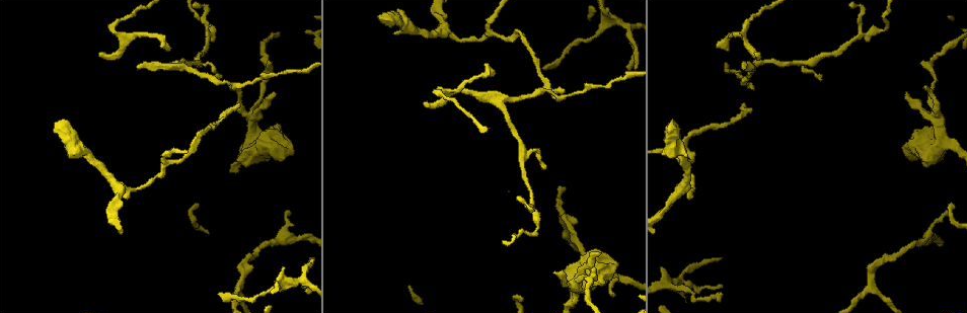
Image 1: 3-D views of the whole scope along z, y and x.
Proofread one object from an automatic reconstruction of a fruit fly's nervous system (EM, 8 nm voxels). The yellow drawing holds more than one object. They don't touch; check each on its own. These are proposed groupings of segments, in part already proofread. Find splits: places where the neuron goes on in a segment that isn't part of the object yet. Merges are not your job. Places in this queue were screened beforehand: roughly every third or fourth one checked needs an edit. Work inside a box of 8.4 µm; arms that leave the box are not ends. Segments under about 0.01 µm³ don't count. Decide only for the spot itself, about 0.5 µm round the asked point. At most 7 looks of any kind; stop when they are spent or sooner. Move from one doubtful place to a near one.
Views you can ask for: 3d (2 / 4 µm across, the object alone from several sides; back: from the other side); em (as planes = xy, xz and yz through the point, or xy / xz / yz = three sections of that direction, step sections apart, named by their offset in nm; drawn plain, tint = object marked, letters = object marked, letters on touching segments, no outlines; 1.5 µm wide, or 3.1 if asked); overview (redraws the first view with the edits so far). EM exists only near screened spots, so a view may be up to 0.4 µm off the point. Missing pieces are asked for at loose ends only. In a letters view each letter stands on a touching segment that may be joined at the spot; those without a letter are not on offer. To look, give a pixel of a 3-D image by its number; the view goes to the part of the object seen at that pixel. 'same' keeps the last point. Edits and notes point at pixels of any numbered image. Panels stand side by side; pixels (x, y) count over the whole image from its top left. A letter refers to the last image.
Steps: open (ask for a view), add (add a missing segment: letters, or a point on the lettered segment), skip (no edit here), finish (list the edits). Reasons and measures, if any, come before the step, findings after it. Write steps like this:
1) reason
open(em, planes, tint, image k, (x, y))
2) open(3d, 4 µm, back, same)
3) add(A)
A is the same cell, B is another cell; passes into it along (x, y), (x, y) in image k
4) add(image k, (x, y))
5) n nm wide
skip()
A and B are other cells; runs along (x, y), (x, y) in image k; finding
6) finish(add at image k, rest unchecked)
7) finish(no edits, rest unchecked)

tapers out
open(em, planes, tint, image 1, (923, 86))

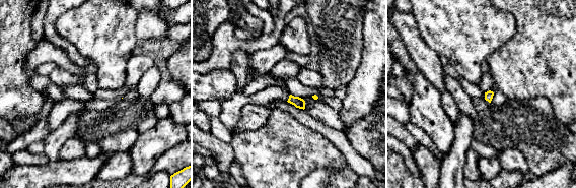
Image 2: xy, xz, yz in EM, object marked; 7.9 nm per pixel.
see the neighbours
open(em, planes, letters, same)

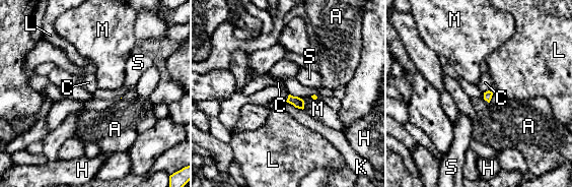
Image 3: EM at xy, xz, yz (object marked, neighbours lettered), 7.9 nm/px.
skip()
A, C, H, K, L, M and S are other cells; border along (489, 89), (484, 92) in image 3; no lettered segment goes on from it

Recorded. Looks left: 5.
tapers out
open(3d, 4 µm, image 1, (946, 211))

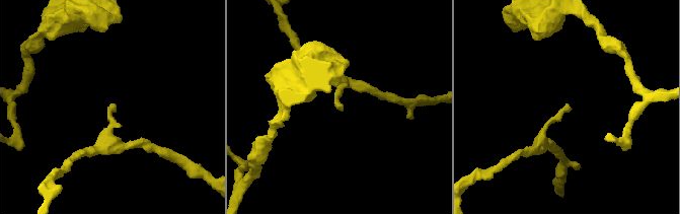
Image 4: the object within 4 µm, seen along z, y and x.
open(em, xz, step 4, tint, image 4, (341, 111))

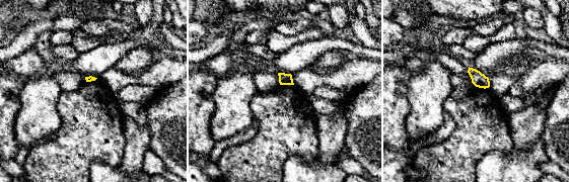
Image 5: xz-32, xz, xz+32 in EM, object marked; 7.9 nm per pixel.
cut it another way
open(em, planes, letters, same)

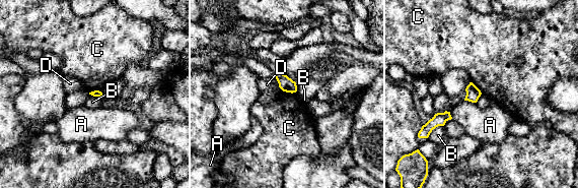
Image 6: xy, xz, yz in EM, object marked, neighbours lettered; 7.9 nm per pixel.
B touches over 170 nm
skip()
A, B, C and D are other cells; border along (471, 81), (482, 94) in image 6; no lettered segment goes on from it

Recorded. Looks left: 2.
branch stops here
open(3d, 2 µm, image 1, (217, 294))

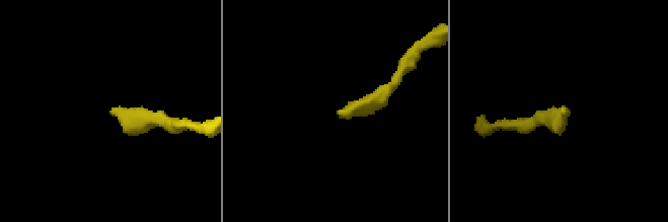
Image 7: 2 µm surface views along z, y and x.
open(em, planes, letters, image 7, (565, 108))

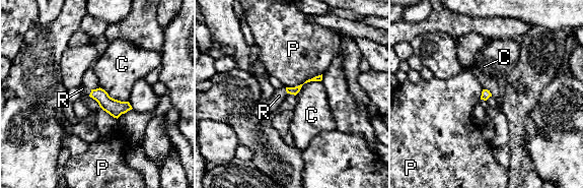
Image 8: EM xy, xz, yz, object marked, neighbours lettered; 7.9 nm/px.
add(R)
R is the same cell, C and P are other cells; passes into it along (292, 90), (286, 90), (279, 96) in image 8; it goes on there

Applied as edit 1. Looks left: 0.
finish(add at image 8, rest unchecked)

